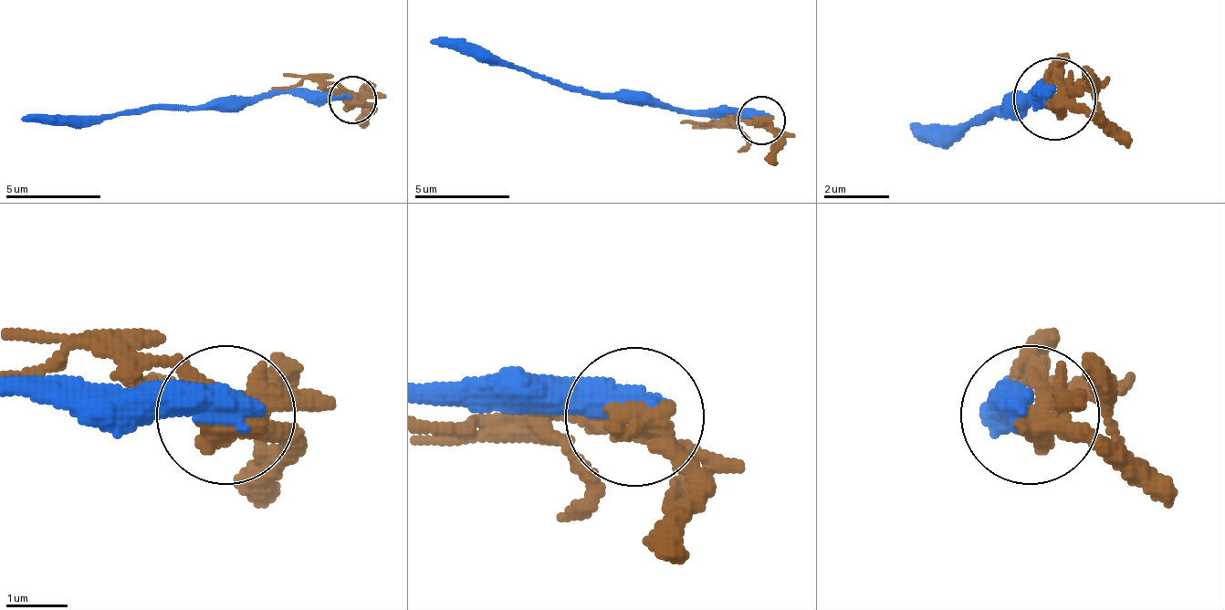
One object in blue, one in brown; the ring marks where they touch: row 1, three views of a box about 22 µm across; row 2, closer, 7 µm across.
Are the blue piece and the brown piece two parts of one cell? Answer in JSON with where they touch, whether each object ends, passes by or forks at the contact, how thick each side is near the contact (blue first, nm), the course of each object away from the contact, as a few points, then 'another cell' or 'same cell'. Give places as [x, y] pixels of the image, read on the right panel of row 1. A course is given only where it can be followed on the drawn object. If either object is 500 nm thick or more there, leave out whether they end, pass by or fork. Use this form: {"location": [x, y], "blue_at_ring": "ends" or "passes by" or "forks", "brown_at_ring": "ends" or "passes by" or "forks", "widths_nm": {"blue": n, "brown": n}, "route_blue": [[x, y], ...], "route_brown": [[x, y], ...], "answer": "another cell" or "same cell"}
{"location": [1054, 99], "widths_nm": {"blue": 500, "brown": 380}, "route_blue": [[1052, 97], [1043, 89], [1019, 113], [920, 130]], "route_brown": [[1052, 97], [1060, 64], [1052, 80]], "answer": "another cell"}

